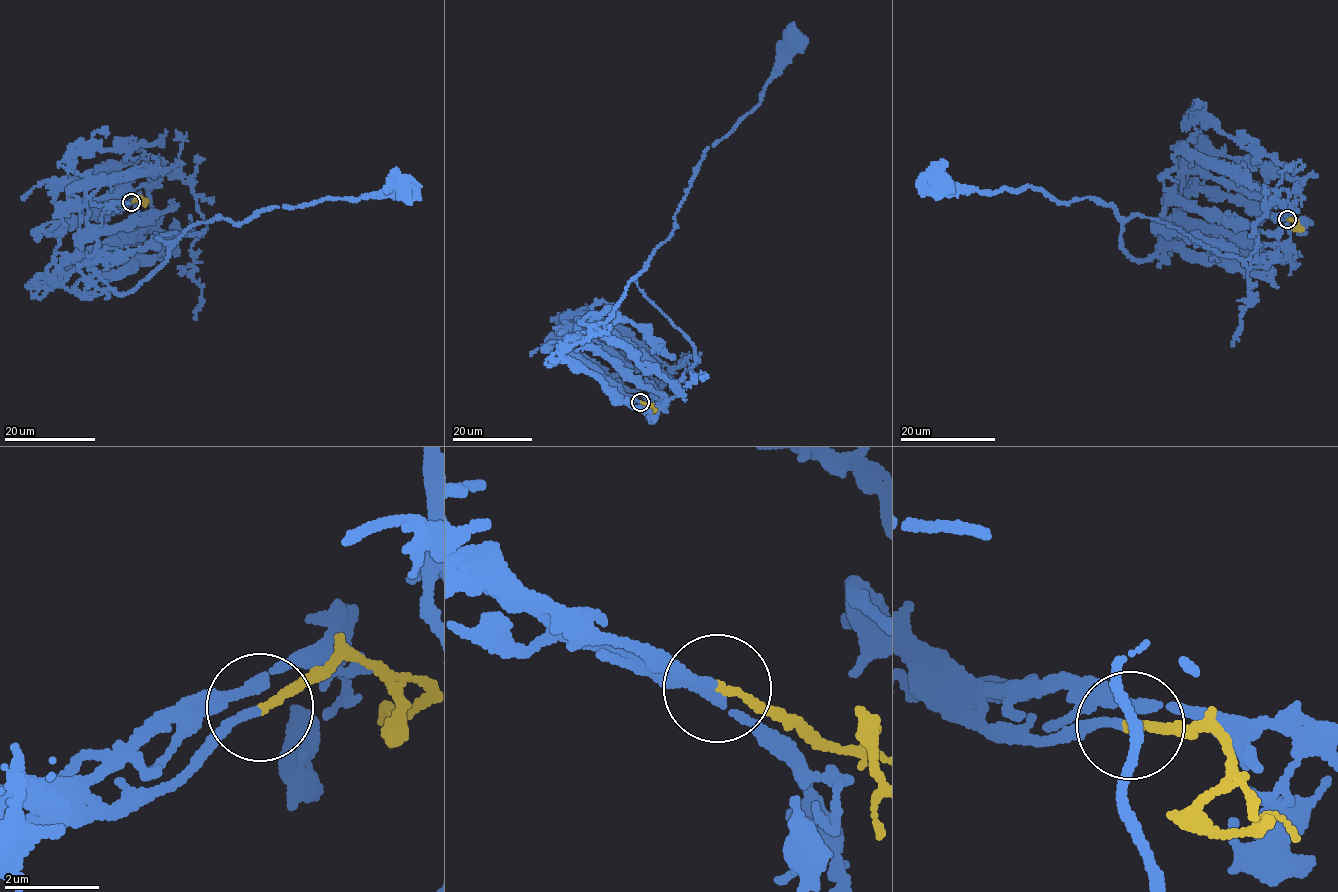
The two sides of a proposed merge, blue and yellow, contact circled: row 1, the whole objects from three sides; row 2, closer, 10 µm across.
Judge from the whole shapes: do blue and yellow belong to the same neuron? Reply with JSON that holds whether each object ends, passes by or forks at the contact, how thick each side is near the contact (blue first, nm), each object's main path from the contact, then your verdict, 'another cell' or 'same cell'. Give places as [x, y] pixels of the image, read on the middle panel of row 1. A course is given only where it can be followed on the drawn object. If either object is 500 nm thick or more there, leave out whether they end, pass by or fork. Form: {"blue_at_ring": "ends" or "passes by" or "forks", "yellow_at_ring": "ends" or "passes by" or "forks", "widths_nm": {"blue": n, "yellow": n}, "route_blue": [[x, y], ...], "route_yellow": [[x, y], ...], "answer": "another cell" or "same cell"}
{"blue_at_ring": "passes by", "yellow_at_ring": "ends", "widths_nm": {"blue": 120, "yellow": 150}, "route_blue": [[640, 402], [566, 343], [558, 346], [602, 334], [631, 279], [673, 230], [704, 152], [759, 104], [797, 43]], "route_yellow": [[640, 402], [654, 408], [654, 414]], "answer": "same cell"}

